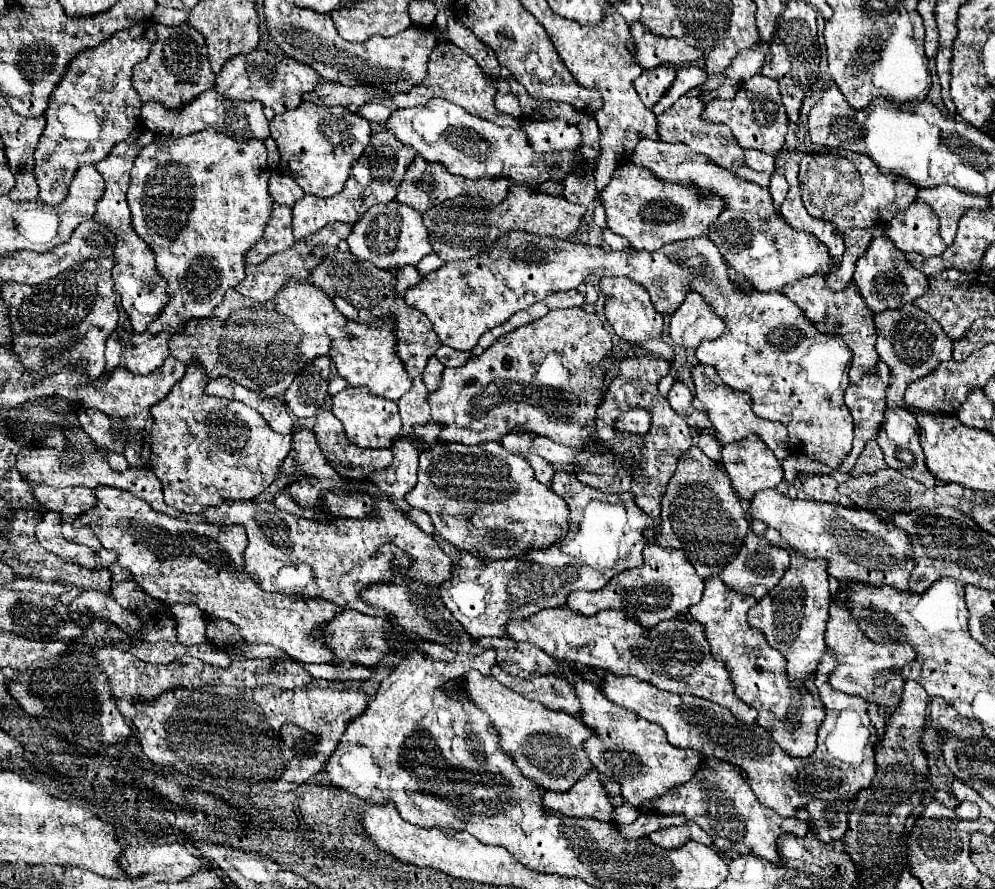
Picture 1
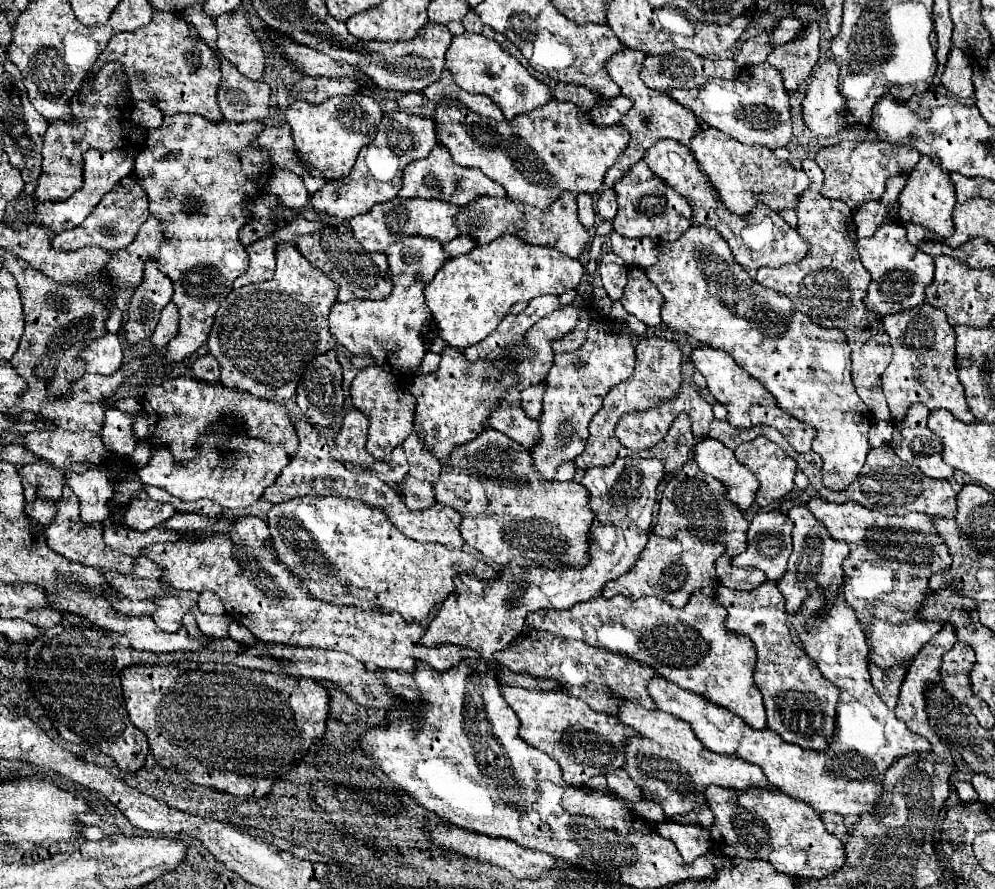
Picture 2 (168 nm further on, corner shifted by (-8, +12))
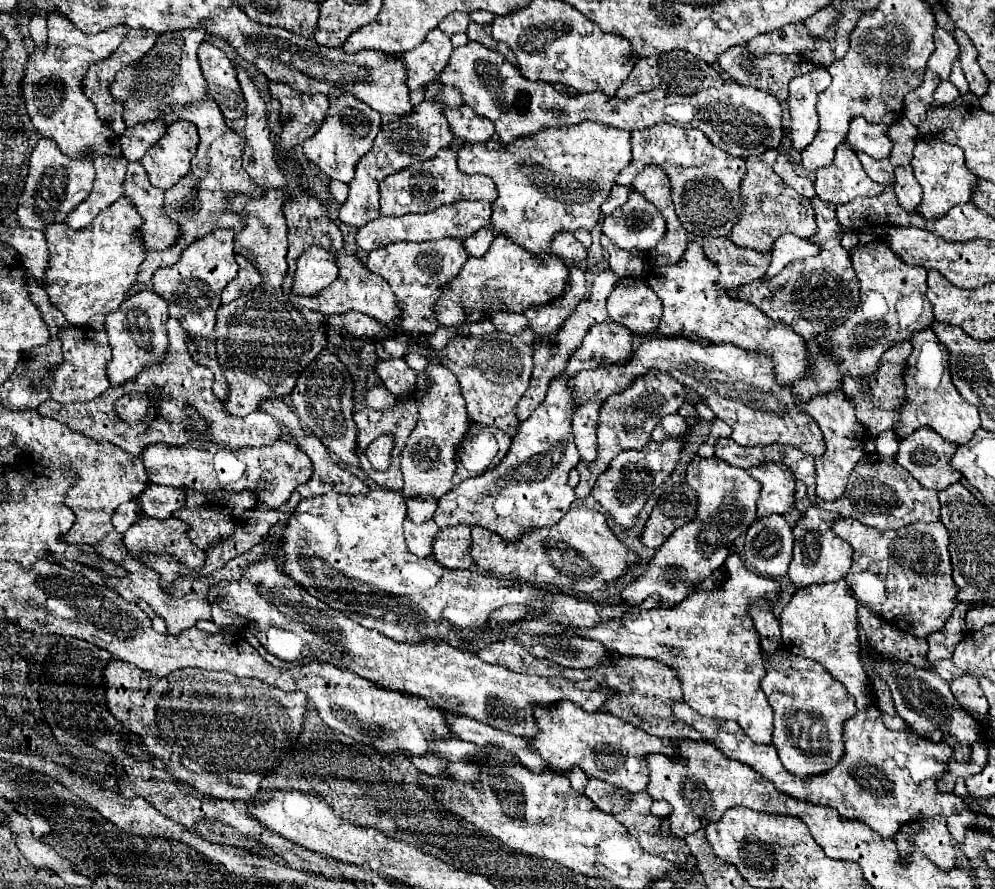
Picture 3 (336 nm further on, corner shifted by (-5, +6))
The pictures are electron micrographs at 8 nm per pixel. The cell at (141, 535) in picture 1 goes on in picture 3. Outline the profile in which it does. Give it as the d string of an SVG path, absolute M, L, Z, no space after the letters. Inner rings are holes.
M265 556L261 564L247 568L245 576L237 582L213 584L209 590L209 602L247 618L249 632L265 646L269 654L279 660L295 662L313 654L319 662L333 664L341 670L351 670L377 684L377 688L427 698L435 708L473 718L525 740L539 734L537 720L533 716L535 706L551 710L557 702L571 700L587 712L601 712L605 710L607 698L613 694L613 688L603 686L601 690L595 680L573 682L563 676L541 678L515 674L499 664L483 662L477 654L461 652L449 644L433 644L433 640L417 646L387 640L387 636L349 620L319 598L311 596L289 576L277 572L273 556Z

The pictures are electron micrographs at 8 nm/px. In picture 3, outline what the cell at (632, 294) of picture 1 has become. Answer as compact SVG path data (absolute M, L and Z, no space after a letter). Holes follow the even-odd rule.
M621 278L607 300L611 320L627 326L633 334L653 332L661 320L661 300L639 278Z

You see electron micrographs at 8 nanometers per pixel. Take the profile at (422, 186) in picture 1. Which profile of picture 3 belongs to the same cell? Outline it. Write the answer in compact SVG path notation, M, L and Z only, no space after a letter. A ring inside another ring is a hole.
M445 148L437 152L435 158L411 164L409 168L403 168L401 172L395 172L393 176L387 176L379 184L381 192L381 216L403 216L411 212L431 212L443 204L453 204L461 200L487 200L495 202L497 190L489 176L469 176L459 170L457 166L457 154L451 148Z

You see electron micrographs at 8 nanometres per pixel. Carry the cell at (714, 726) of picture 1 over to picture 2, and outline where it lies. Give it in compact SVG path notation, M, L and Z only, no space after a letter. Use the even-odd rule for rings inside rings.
M814 590L804 600L804 606L800 614L792 620L792 626L798 632L798 638L804 642L806 654L818 664L822 676L840 690L840 700L836 706L836 732L832 736L832 742L828 744L828 750L804 750L800 746L784 742L770 728L756 730L724 706L718 706L696 692L678 688L674 682L662 676L654 676L648 680L648 692L658 710L674 714L680 720L688 722L696 738L708 750L738 756L744 762L760 766L764 776L776 790L812 806L820 814L836 812L842 816L860 816L864 812L870 812L874 802L882 794L882 776L886 768L898 756L910 752L928 752L930 742L920 734L910 732L906 724L900 722L896 714L888 710L874 692L866 664L866 636L856 622L856 614L852 614L852 608L844 602L844 598L840 598L840 594L820 626L812 630L804 628L806 618L818 614L824 606L824 596L820 594L820 590Z

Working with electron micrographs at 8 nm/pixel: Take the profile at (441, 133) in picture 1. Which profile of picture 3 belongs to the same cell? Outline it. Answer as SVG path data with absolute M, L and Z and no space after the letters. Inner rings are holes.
M585 120L585 124L577 124L573 128L561 128L561 132L557 132L557 128L545 128L543 132L537 132L537 136L527 136L525 140L517 140L517 144L511 144L511 148L501 148L499 142L489 140L489 144L465 144L457 150L457 164L465 174L483 174L489 176L495 186L497 186L497 200L493 202L493 216L491 216L491 228L493 232L497 232L499 236L509 238L511 242L515 242L517 246L525 248L527 252L531 252L533 256L545 256L551 254L551 240L555 238L557 232L575 232L575 230L587 230L591 232L599 218L601 218L601 204L605 202L605 198L609 196L611 188L613 188L613 180L615 176L631 162L631 134L627 130L613 130L613 128L601 128L601 124L593 124L589 120Z

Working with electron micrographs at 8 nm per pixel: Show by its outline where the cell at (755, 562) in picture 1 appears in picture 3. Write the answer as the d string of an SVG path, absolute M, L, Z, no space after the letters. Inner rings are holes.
M767 516L755 520L745 534L745 560L765 576L785 576L793 556L795 536L783 516Z

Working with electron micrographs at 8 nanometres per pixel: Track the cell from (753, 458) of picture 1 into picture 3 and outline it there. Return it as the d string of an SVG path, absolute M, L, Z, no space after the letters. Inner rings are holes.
M763 464L761 468L747 470L753 478L757 478L763 486L759 502L757 502L757 518L765 518L771 514L789 514L795 506L795 476L785 468L785 464Z

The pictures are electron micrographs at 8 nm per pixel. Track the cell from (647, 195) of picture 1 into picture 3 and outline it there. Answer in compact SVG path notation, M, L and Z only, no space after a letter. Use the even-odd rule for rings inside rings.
M631 192L627 204L605 216L603 234L621 250L651 250L665 234L665 220L639 192Z

